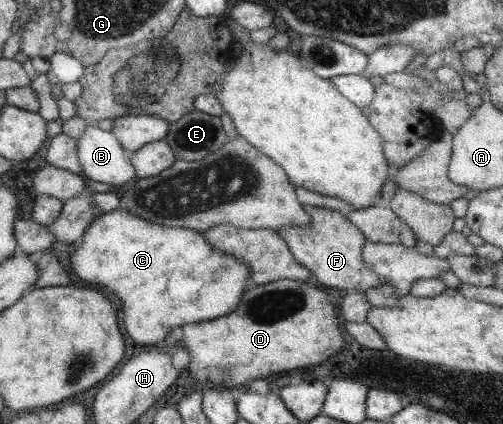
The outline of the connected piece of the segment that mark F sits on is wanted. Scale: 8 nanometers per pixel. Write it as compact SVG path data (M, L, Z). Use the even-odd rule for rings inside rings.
M304 205L304 212L310 217L310 225L288 225L276 230L278 236L286 242L292 257L302 266L309 269L312 280L326 287L339 290L366 291L386 284L386 281L374 271L362 264L362 245L366 243L362 232L356 224L345 217L344 212L336 212L322 207Z

